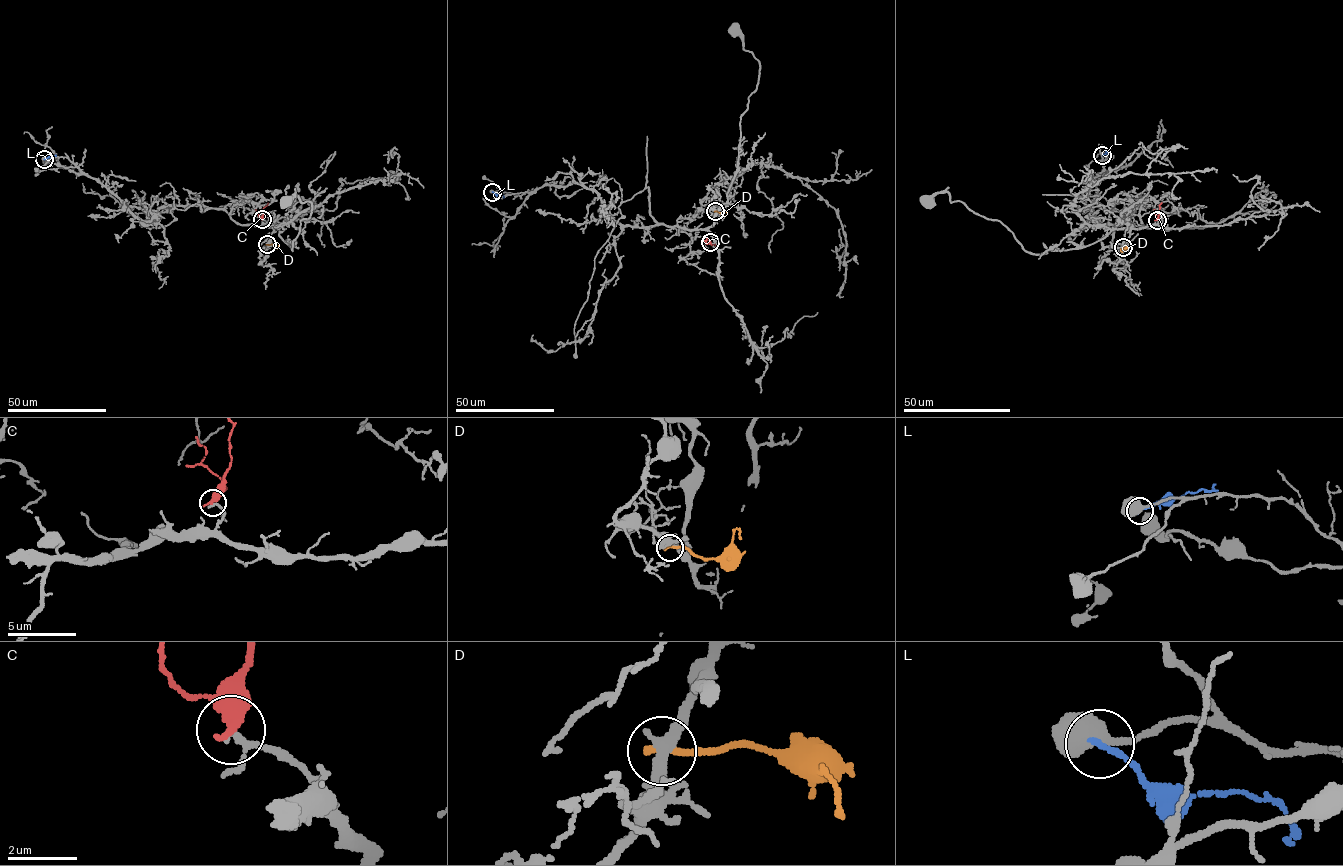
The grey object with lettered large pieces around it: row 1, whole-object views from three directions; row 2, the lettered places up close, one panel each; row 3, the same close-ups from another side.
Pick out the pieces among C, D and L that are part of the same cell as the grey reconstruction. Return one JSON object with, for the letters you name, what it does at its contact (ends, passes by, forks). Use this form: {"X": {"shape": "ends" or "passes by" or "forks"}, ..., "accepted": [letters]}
{"C": {"shape": "ends"}, "accepted": ["C"]}

